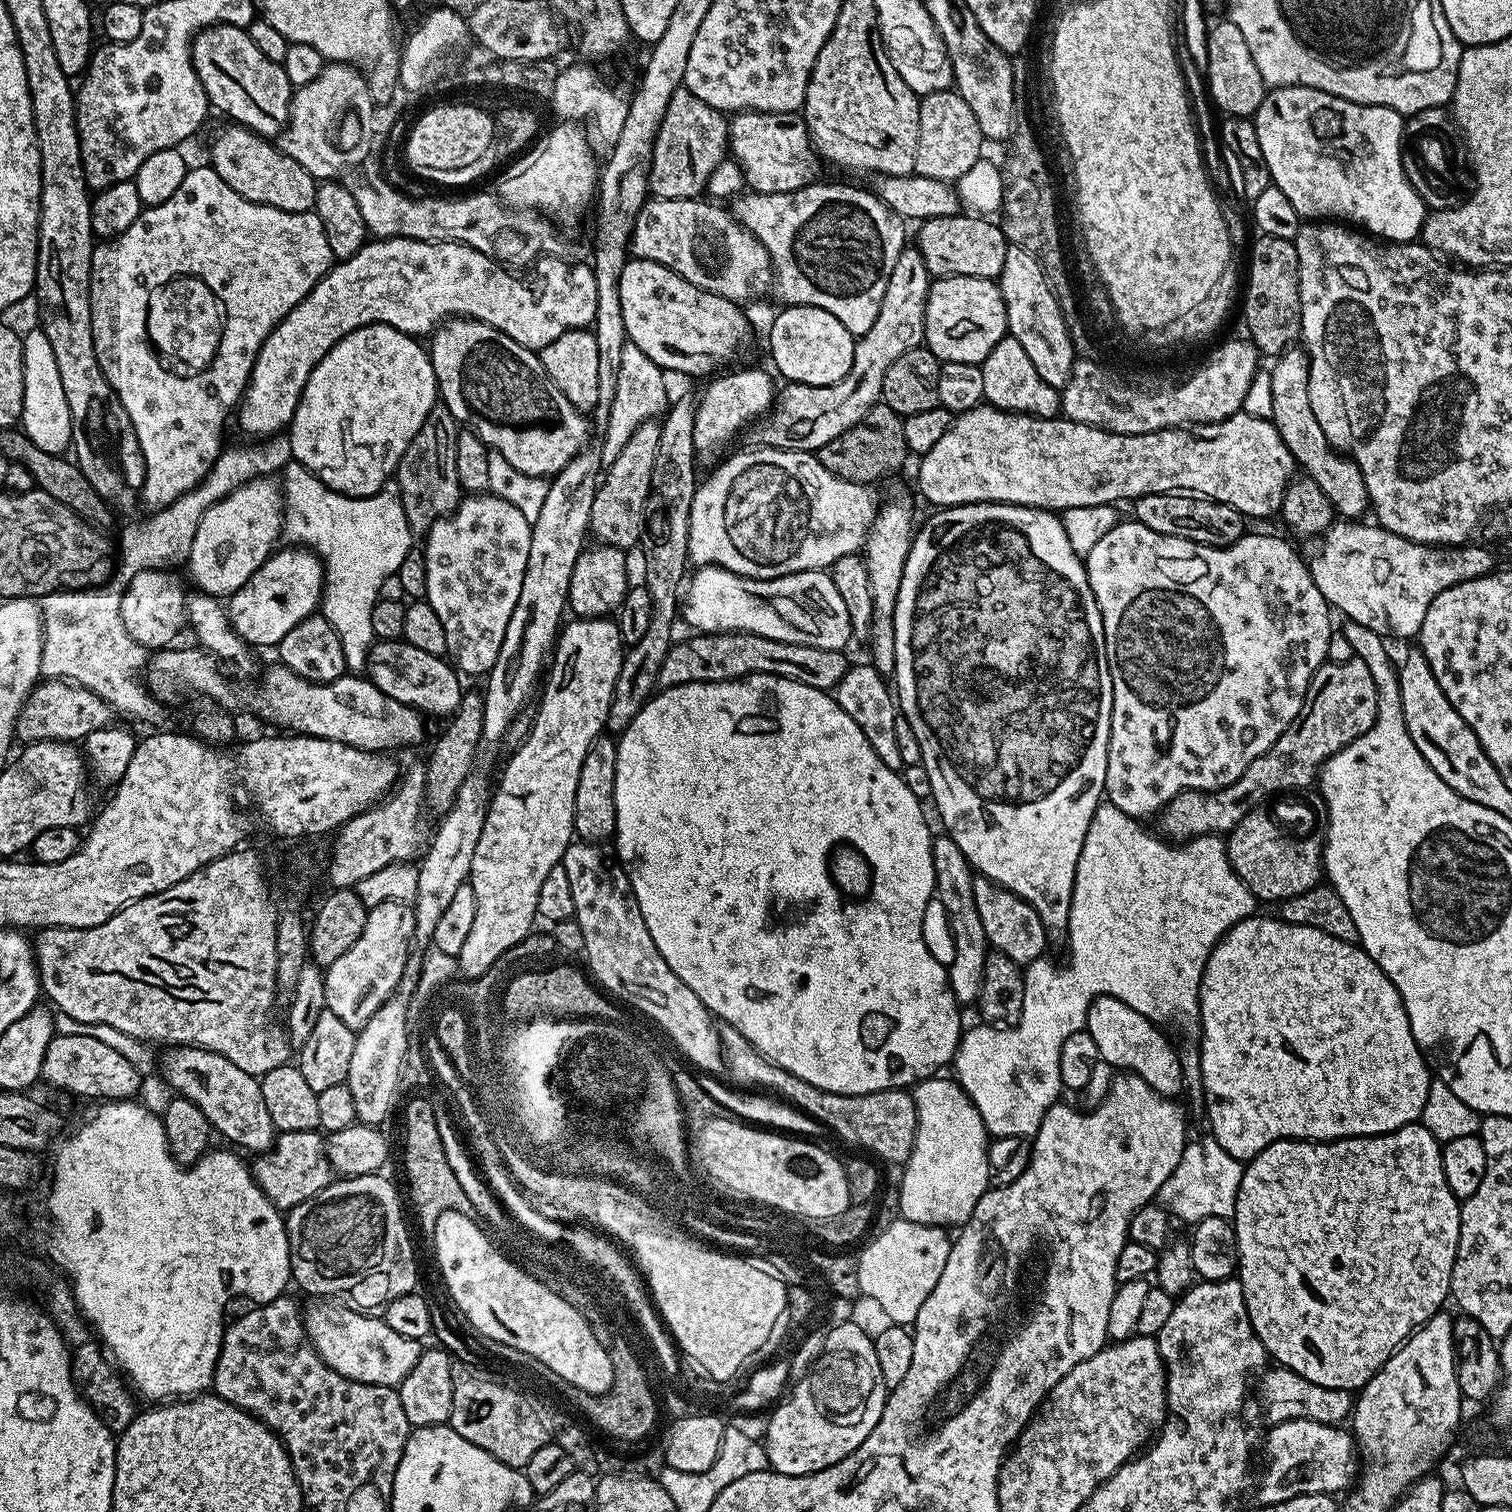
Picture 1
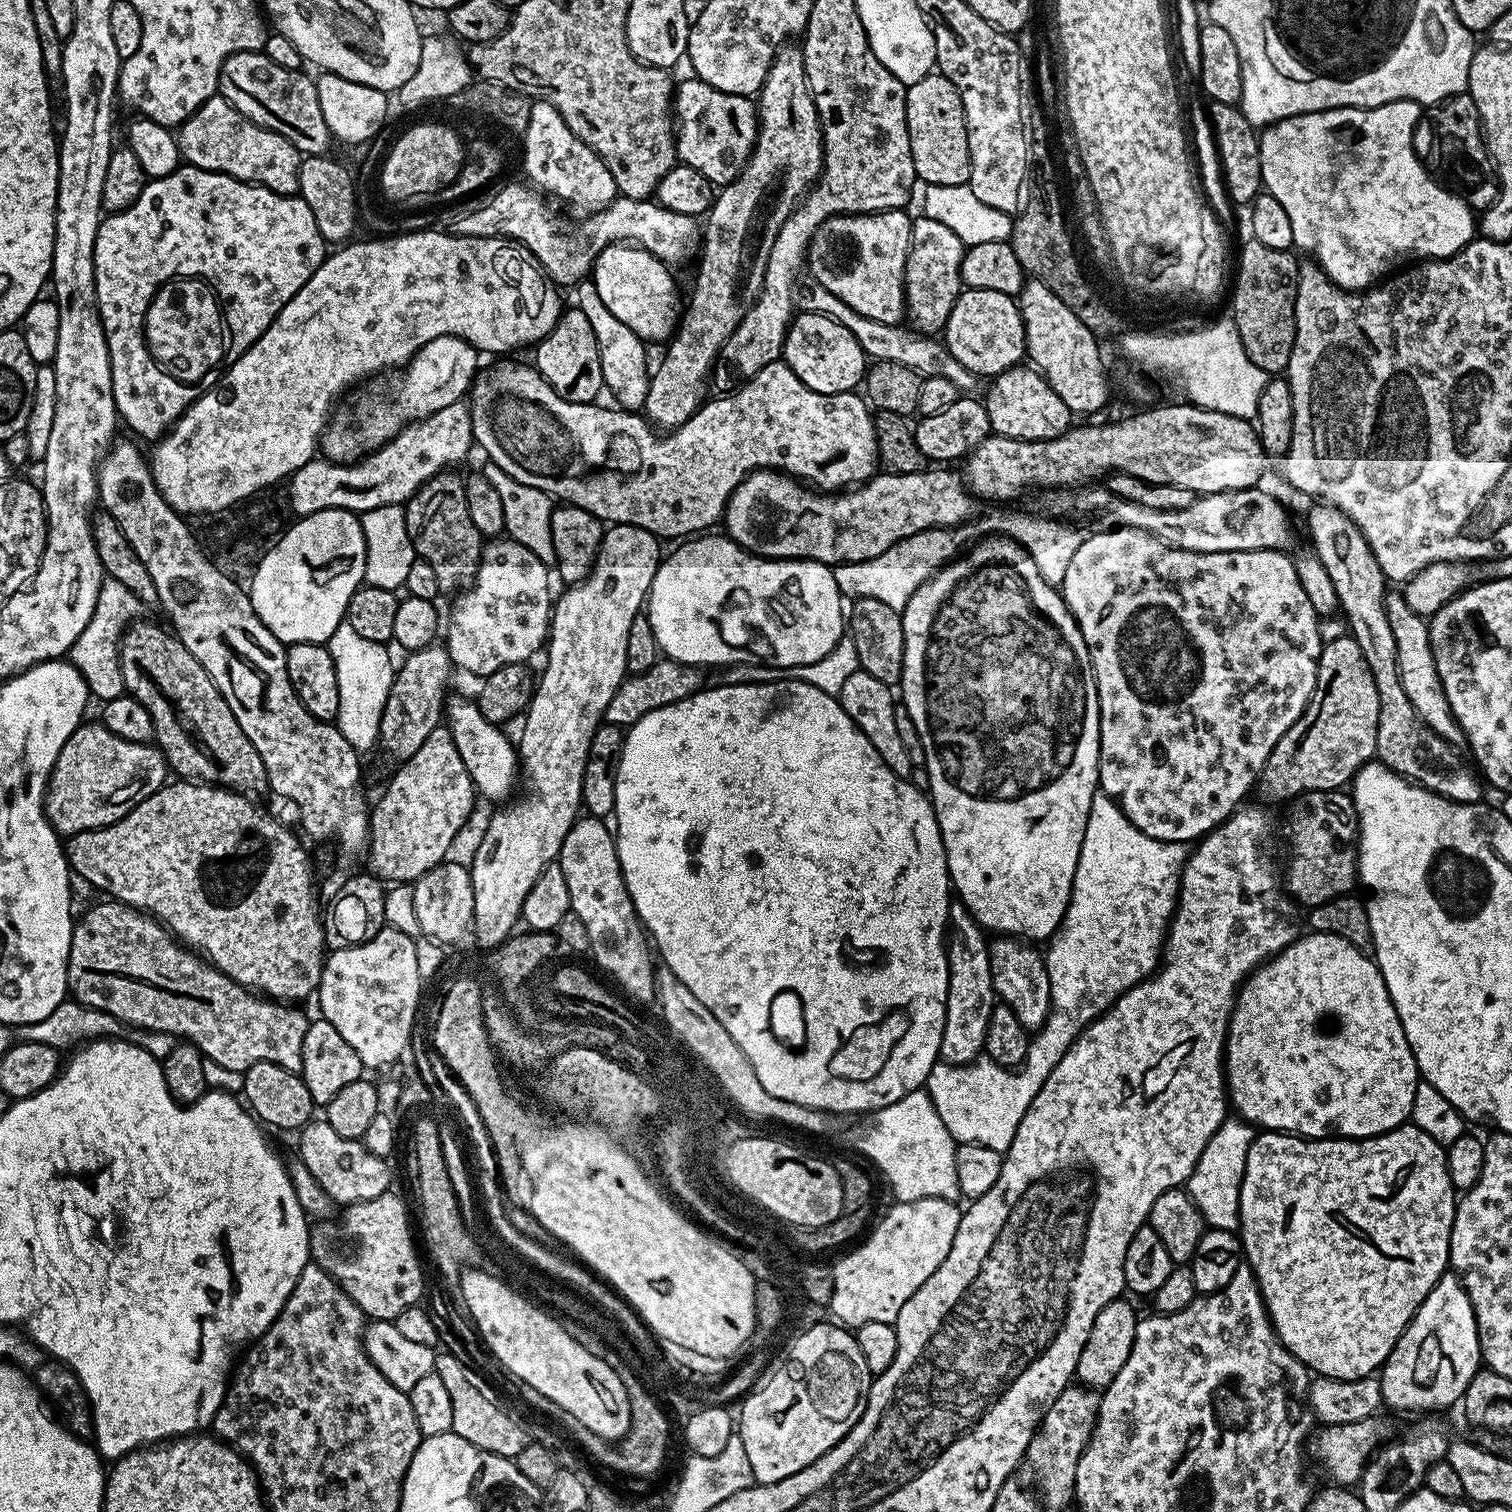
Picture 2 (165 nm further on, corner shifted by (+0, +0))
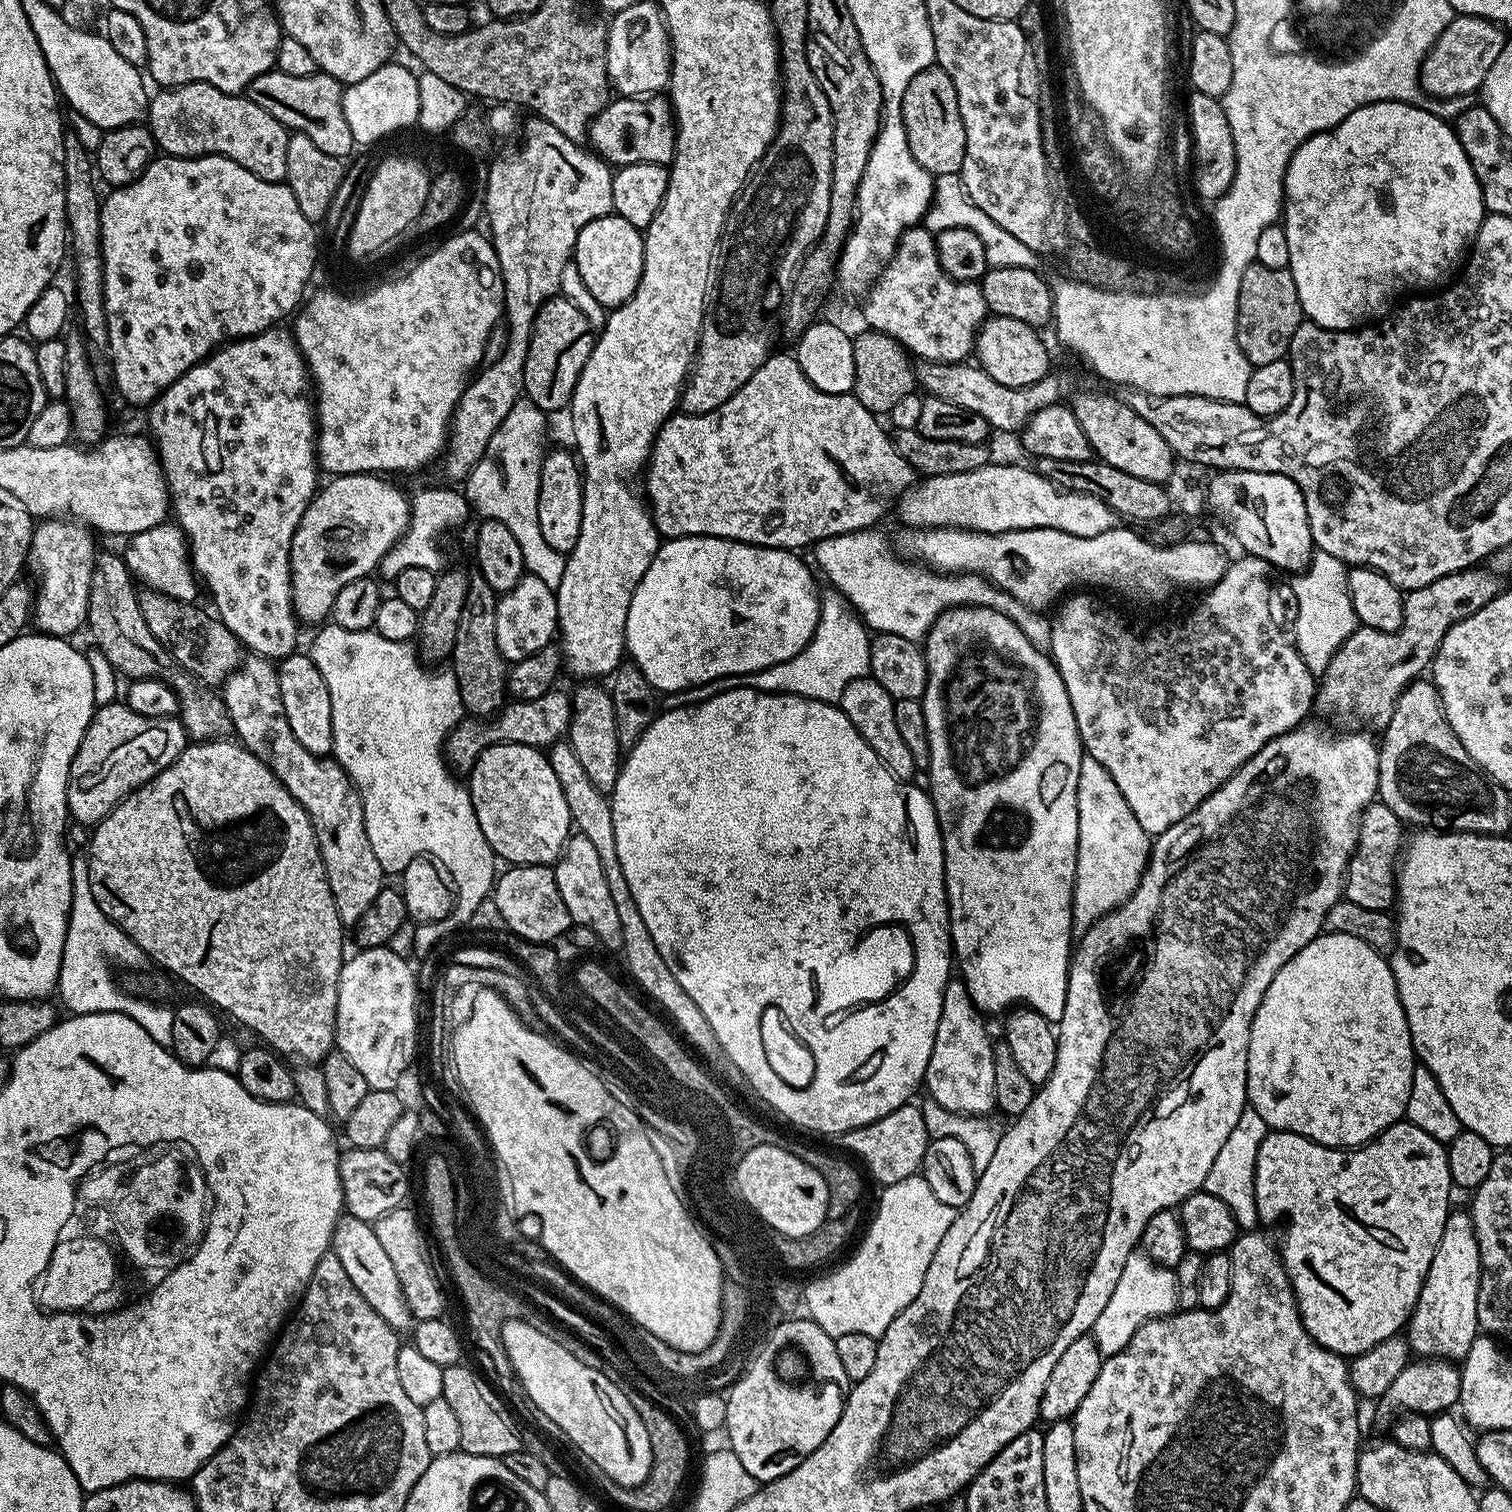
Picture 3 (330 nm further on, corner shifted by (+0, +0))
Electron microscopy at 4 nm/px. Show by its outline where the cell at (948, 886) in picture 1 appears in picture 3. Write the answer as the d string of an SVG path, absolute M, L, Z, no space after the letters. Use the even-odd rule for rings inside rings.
M949 979L946 990L942 994L942 1018L938 1018L938 1034L934 1034L934 1050L930 1050L930 1062L926 1066L924 1084L928 1088L927 1095L938 1106L950 1110L954 1114L963 1116L978 1116L981 1118L989 1115L988 1111L996 1108L994 1098L994 1040L988 1037L988 1028L984 1025L985 1017L982 1015L975 1002L970 998L968 987L963 979Z

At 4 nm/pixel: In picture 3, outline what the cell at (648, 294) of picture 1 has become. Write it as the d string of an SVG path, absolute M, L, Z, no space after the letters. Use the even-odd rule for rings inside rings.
M609 214L602 218L594 218L594 222L586 222L578 234L574 262L578 266L578 274L582 274L582 282L586 282L586 290L598 298L598 302L605 310L619 308L625 304L636 292L638 282L642 278L644 265L644 238L641 229L630 226L626 218Z

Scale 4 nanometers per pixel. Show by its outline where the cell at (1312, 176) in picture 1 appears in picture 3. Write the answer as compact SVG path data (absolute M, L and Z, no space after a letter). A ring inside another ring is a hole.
M1383 100L1361 108L1353 108L1349 116L1344 116L1342 122L1331 125L1328 131L1313 132L1310 139L1302 142L1298 150L1294 150L1286 166L1282 227L1286 234L1286 242L1290 245L1290 262L1287 269L1292 273L1294 286L1298 286L1298 298L1305 317L1311 323L1331 332L1350 332L1383 320L1393 311L1397 301L1409 294L1424 294L1429 290L1443 289L1457 275L1485 215L1484 195L1480 183L1470 166L1466 150L1456 137L1456 129L1449 121L1441 120L1419 103L1407 100Z

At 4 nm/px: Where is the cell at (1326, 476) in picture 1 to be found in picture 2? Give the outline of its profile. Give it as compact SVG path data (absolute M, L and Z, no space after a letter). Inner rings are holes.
M1316 502L1311 506L1313 508L1308 512L1308 532L1312 535L1311 551L1320 559L1322 566L1326 566L1326 574L1330 574L1330 582L1334 582L1334 594L1338 594L1339 611L1346 621L1347 631L1354 638L1356 650L1374 678L1374 690L1378 690L1378 738L1375 759L1385 768L1397 772L1399 776L1406 777L1414 784L1422 785L1434 794L1453 800L1455 804L1481 803L1482 780L1474 771L1473 765L1467 759L1464 761L1456 753L1459 751L1453 745L1447 744L1442 737L1434 734L1434 730L1430 730L1430 726L1426 726L1426 722L1422 722L1418 710L1410 706L1410 698L1406 698L1406 690L1402 690L1402 682L1398 674L1398 646L1394 646L1394 634L1390 631L1390 621L1386 618L1384 605L1386 581L1366 538L1346 514L1323 502Z

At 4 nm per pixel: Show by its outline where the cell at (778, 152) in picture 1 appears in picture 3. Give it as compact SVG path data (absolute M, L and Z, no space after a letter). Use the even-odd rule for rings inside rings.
M660 94L647 98L613 99L589 124L586 140L591 151L612 166L671 165L676 154L676 121L672 105Z

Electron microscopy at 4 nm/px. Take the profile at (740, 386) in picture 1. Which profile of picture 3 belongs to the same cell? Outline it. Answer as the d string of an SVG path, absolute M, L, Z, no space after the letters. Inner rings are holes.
M784 352L769 355L765 360L763 366L746 381L742 387L739 388L734 395L731 396L726 402L722 402L722 406L718 406L714 410L710 410L706 414L698 414L697 416L691 414L674 414L667 422L660 427L660 433L656 436L656 441L652 443L652 455L646 465L646 477L648 476L648 496L646 492L646 500L650 505L652 513L652 521L656 524L656 531L664 538L675 538L678 536L725 536L727 540L737 540L743 544L756 544L760 548L786 548L789 550L801 550L807 546L816 545L822 538L830 538L838 534L846 534L847 532L860 532L863 528L872 528L880 519L883 518L887 512L890 512L889 502L895 501L905 490L913 487L914 473L910 462L906 462L906 458L902 458L902 454L898 454L898 450L894 450L892 445L892 437L886 431L885 425L879 424L877 417L870 410L866 410L866 406L862 406L862 402L858 402L855 395L852 394L826 394L822 390L818 390L818 386L814 386L810 382L810 378L806 378L806 374L802 374L802 366L798 366L795 355Z

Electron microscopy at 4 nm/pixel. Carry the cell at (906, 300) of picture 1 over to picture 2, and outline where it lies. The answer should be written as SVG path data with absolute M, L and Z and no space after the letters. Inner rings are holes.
M923 214L913 219L904 271L904 306L907 323L921 336L935 337L943 333L950 310L954 310L954 302L962 291L960 271L965 251L962 238L942 226L942 222L934 222L934 218Z

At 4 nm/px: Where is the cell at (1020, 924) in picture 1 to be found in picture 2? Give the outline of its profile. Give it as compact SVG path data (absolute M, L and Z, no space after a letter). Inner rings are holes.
M1001 935L988 945L990 954L990 974L997 997L1014 1010L1014 1018L1029 1030L1039 1030L1048 1020L1052 1005L1050 998L1050 974L1046 956L1035 943L1025 942L1015 936Z

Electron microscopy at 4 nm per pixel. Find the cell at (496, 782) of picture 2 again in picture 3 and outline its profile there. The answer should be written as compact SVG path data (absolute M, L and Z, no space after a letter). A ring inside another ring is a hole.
M521 743L492 744L480 752L466 780L478 826L505 863L553 865L572 832L572 819L547 755Z

